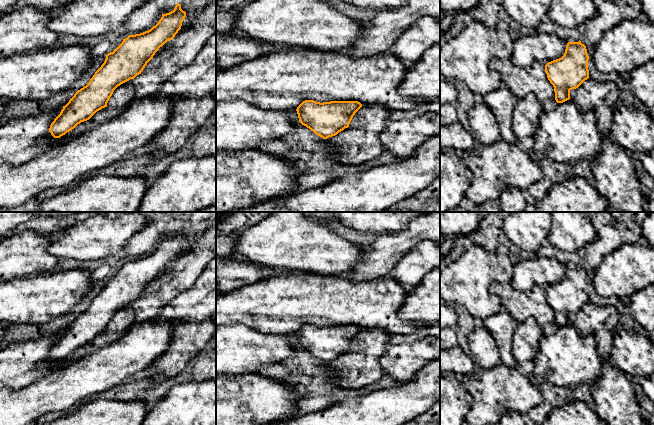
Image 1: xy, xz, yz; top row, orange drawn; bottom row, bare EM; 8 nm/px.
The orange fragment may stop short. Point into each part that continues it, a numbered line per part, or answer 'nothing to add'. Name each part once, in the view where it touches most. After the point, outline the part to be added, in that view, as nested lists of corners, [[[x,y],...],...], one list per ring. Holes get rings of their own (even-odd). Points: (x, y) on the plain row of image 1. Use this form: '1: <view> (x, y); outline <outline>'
nothing to add

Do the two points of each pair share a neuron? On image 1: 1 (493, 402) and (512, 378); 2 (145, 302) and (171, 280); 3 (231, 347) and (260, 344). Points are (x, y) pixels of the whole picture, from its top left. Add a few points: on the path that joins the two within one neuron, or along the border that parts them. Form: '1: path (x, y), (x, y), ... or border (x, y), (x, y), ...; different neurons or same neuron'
1: path (494, 396), (506, 384); same neuron
2: path (151, 300), (165, 286); same neuron
3: path (238, 347), (253, 347); same neuron

